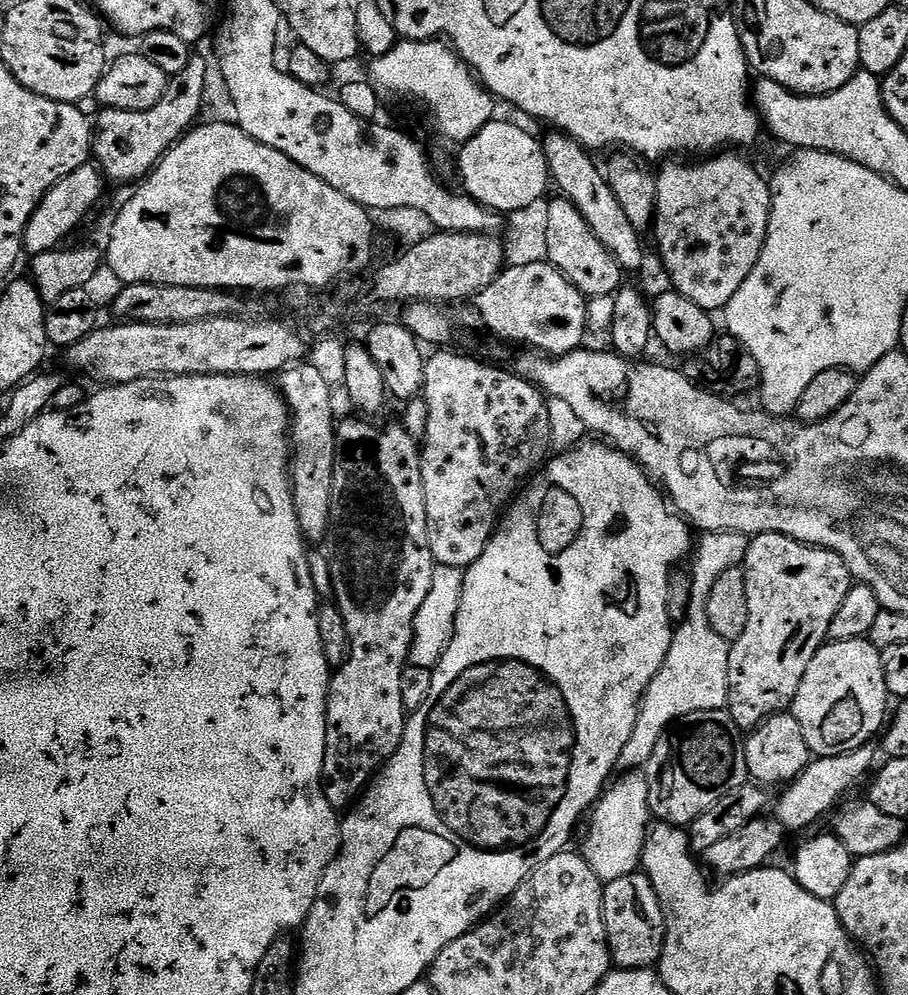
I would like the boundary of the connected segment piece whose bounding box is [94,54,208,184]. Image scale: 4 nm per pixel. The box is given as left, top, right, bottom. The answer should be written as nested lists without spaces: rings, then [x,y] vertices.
[[[200,54],[193,55],[186,70],[169,79],[168,93],[158,102],[158,106],[141,112],[110,108],[101,111],[100,117],[95,117],[94,160],[111,183],[112,180],[116,184],[143,181],[159,164],[164,153],[197,123],[196,115],[204,104],[204,91],[208,88],[207,76],[207,62]]]

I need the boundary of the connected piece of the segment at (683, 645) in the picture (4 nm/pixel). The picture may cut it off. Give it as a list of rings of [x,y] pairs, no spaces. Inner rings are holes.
[[[706,532],[697,539],[691,557],[690,606],[683,622],[675,625],[670,654],[666,654],[662,670],[654,674],[650,686],[640,700],[640,713],[638,722],[634,722],[634,734],[630,734],[630,742],[626,742],[622,750],[619,762],[621,769],[643,769],[654,754],[654,746],[658,746],[658,738],[662,738],[662,734],[686,714],[718,710],[727,705],[730,644],[718,634],[714,634],[714,626],[710,626],[710,618],[706,618],[706,602],[718,578],[722,578],[726,570],[743,565],[748,541],[749,537],[740,532]]]

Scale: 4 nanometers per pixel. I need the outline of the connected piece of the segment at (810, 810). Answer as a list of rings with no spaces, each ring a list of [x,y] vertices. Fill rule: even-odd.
[[[866,743],[853,752],[813,759],[801,776],[796,777],[781,791],[784,793],[777,800],[775,797],[774,818],[782,825],[785,833],[800,832],[803,828],[818,823],[864,775],[867,777],[877,763],[876,752],[872,747],[871,743]]]

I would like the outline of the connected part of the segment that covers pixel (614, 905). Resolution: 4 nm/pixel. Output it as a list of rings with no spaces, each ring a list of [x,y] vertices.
[[[643,871],[626,874],[626,878],[614,878],[604,884],[604,925],[608,939],[608,953],[612,955],[613,965],[617,969],[646,968],[659,965],[664,949],[664,915],[654,894],[654,886]]]

